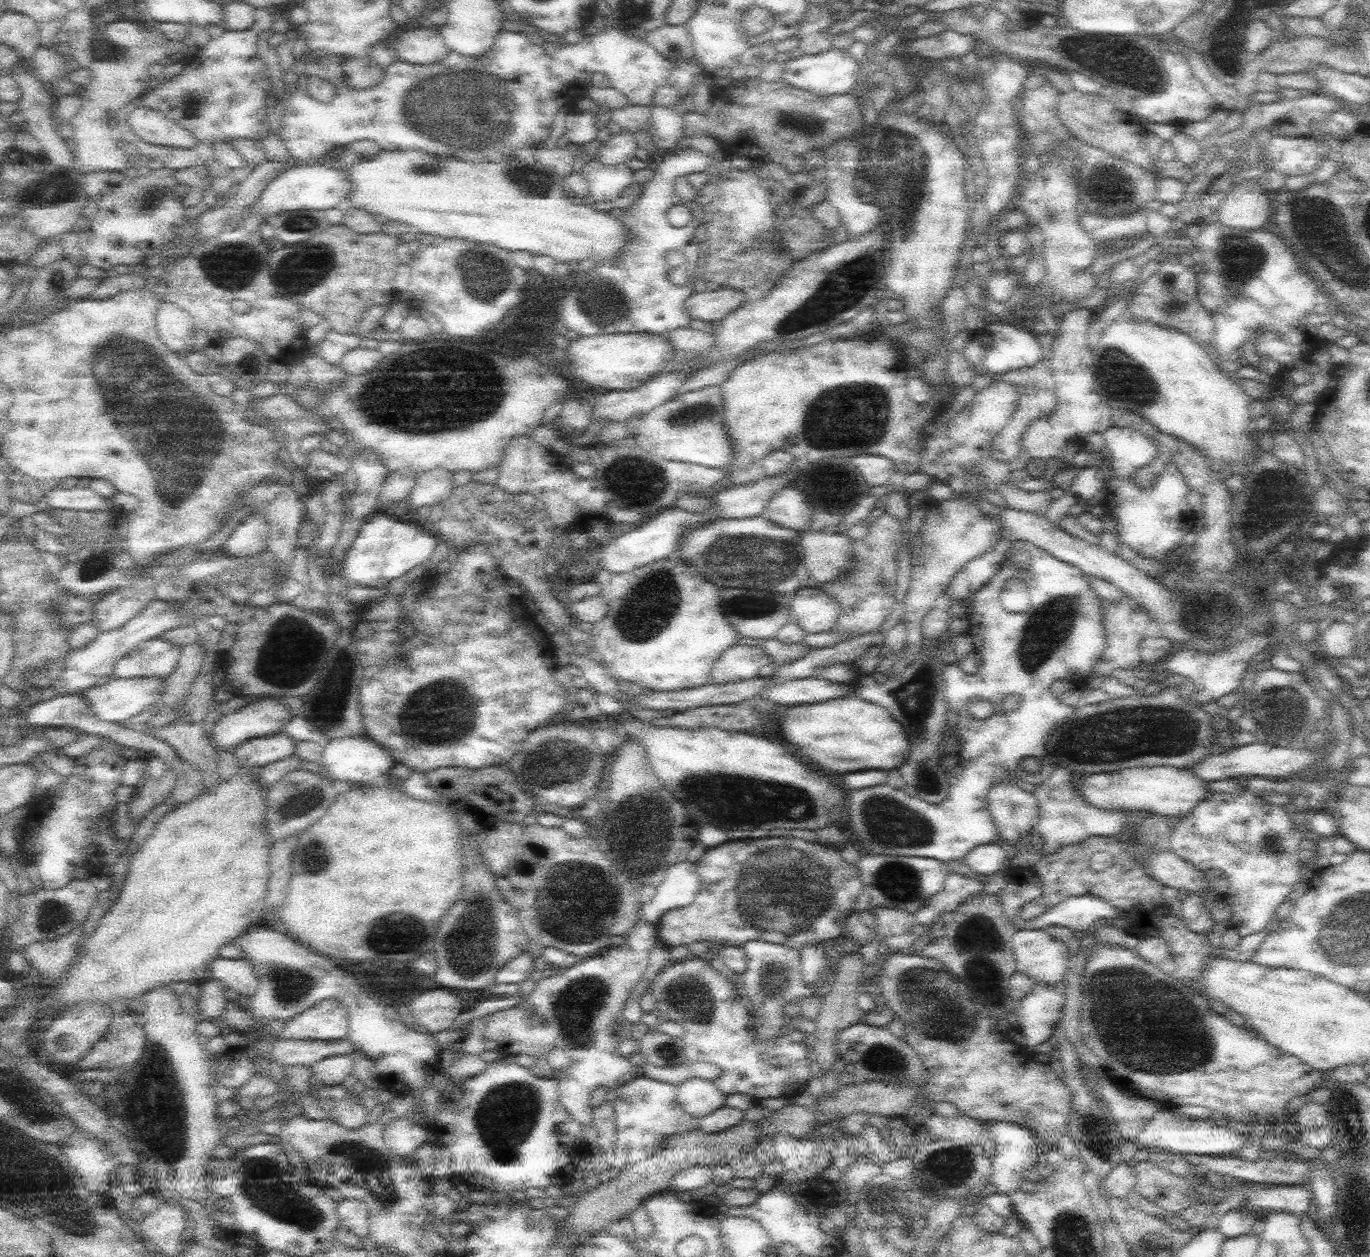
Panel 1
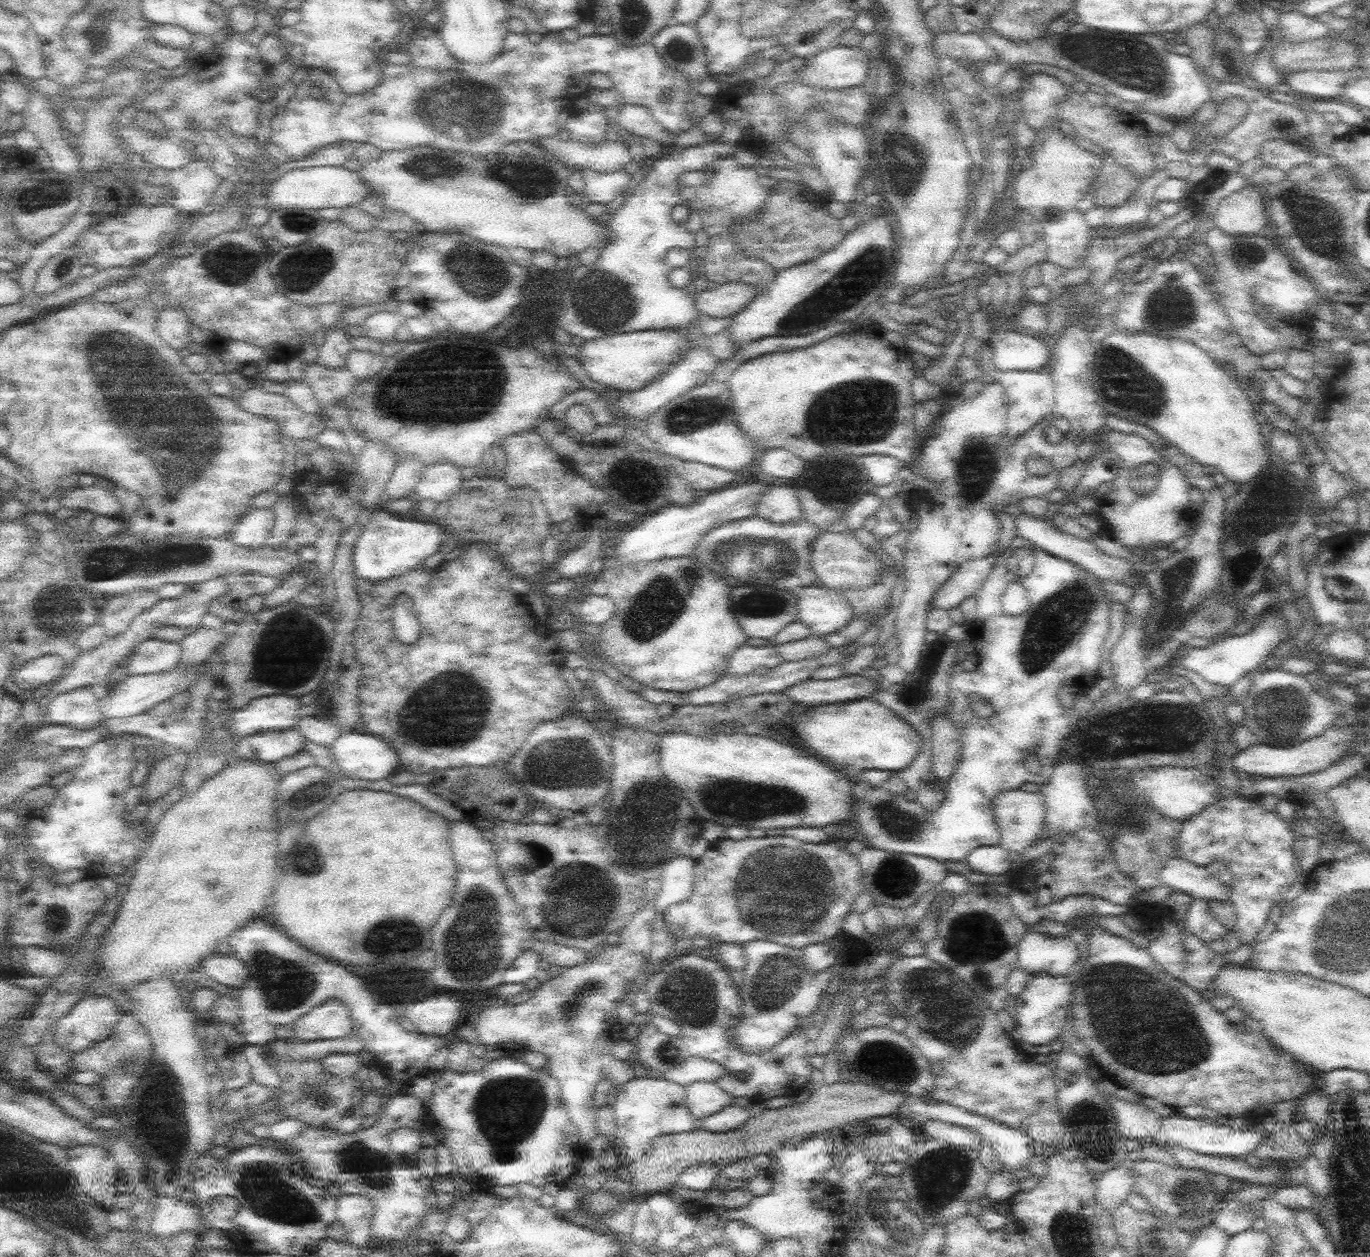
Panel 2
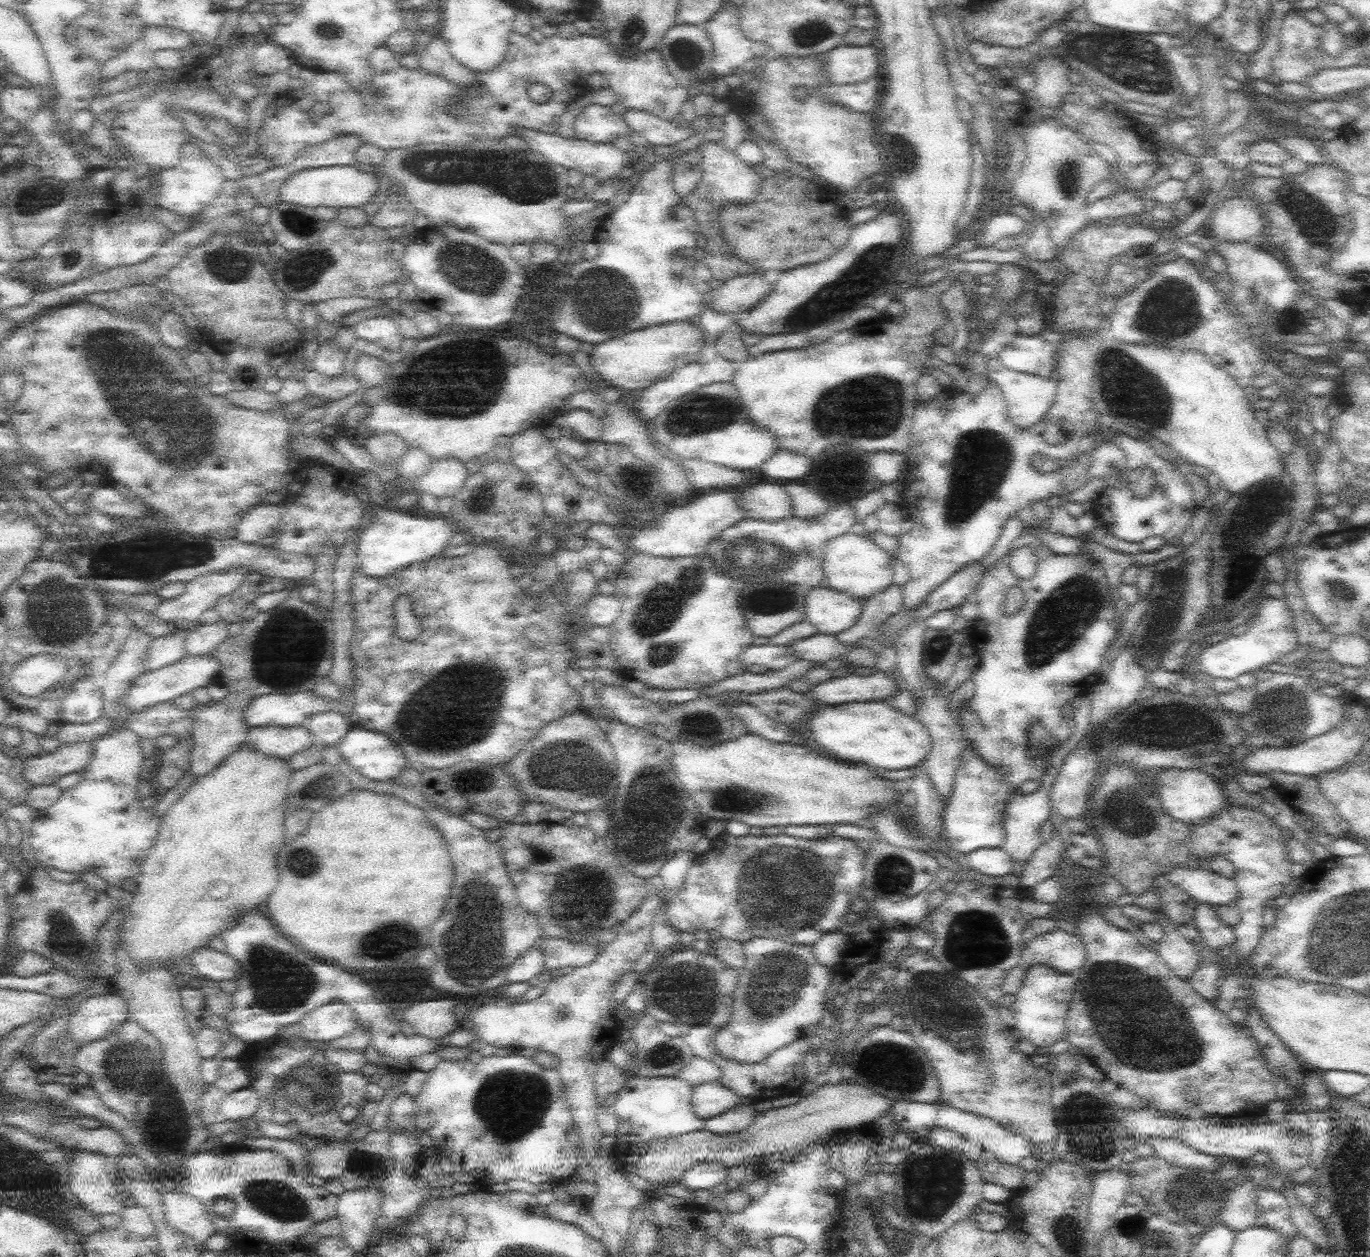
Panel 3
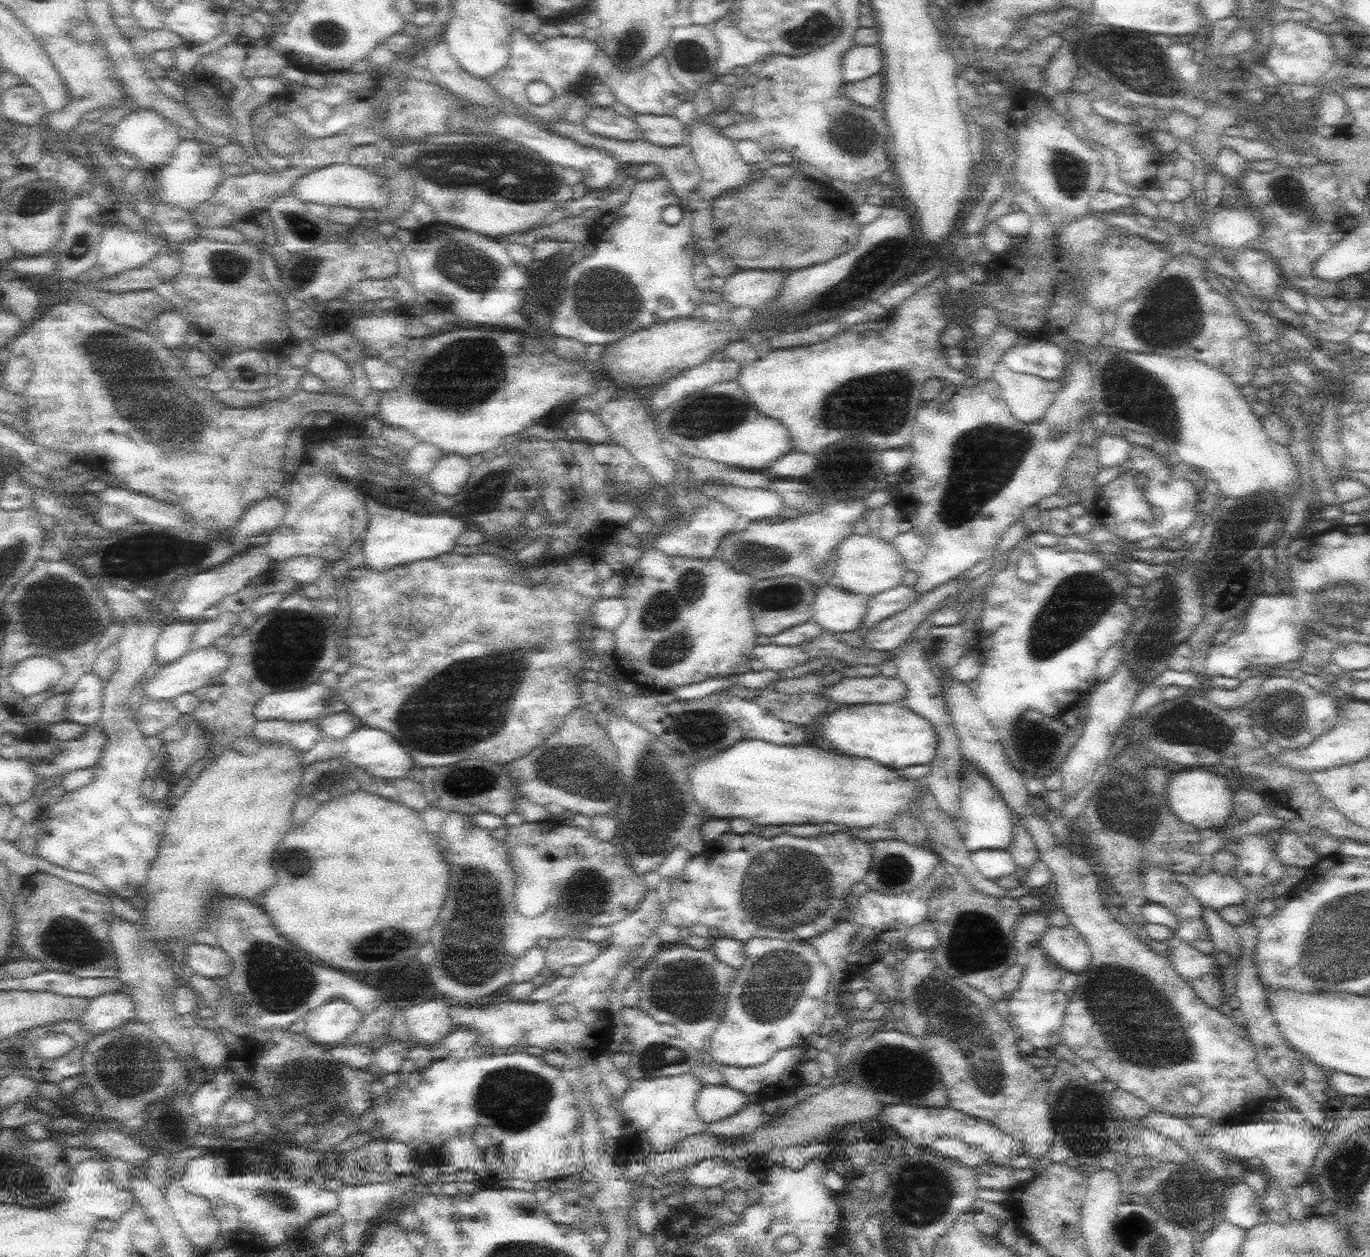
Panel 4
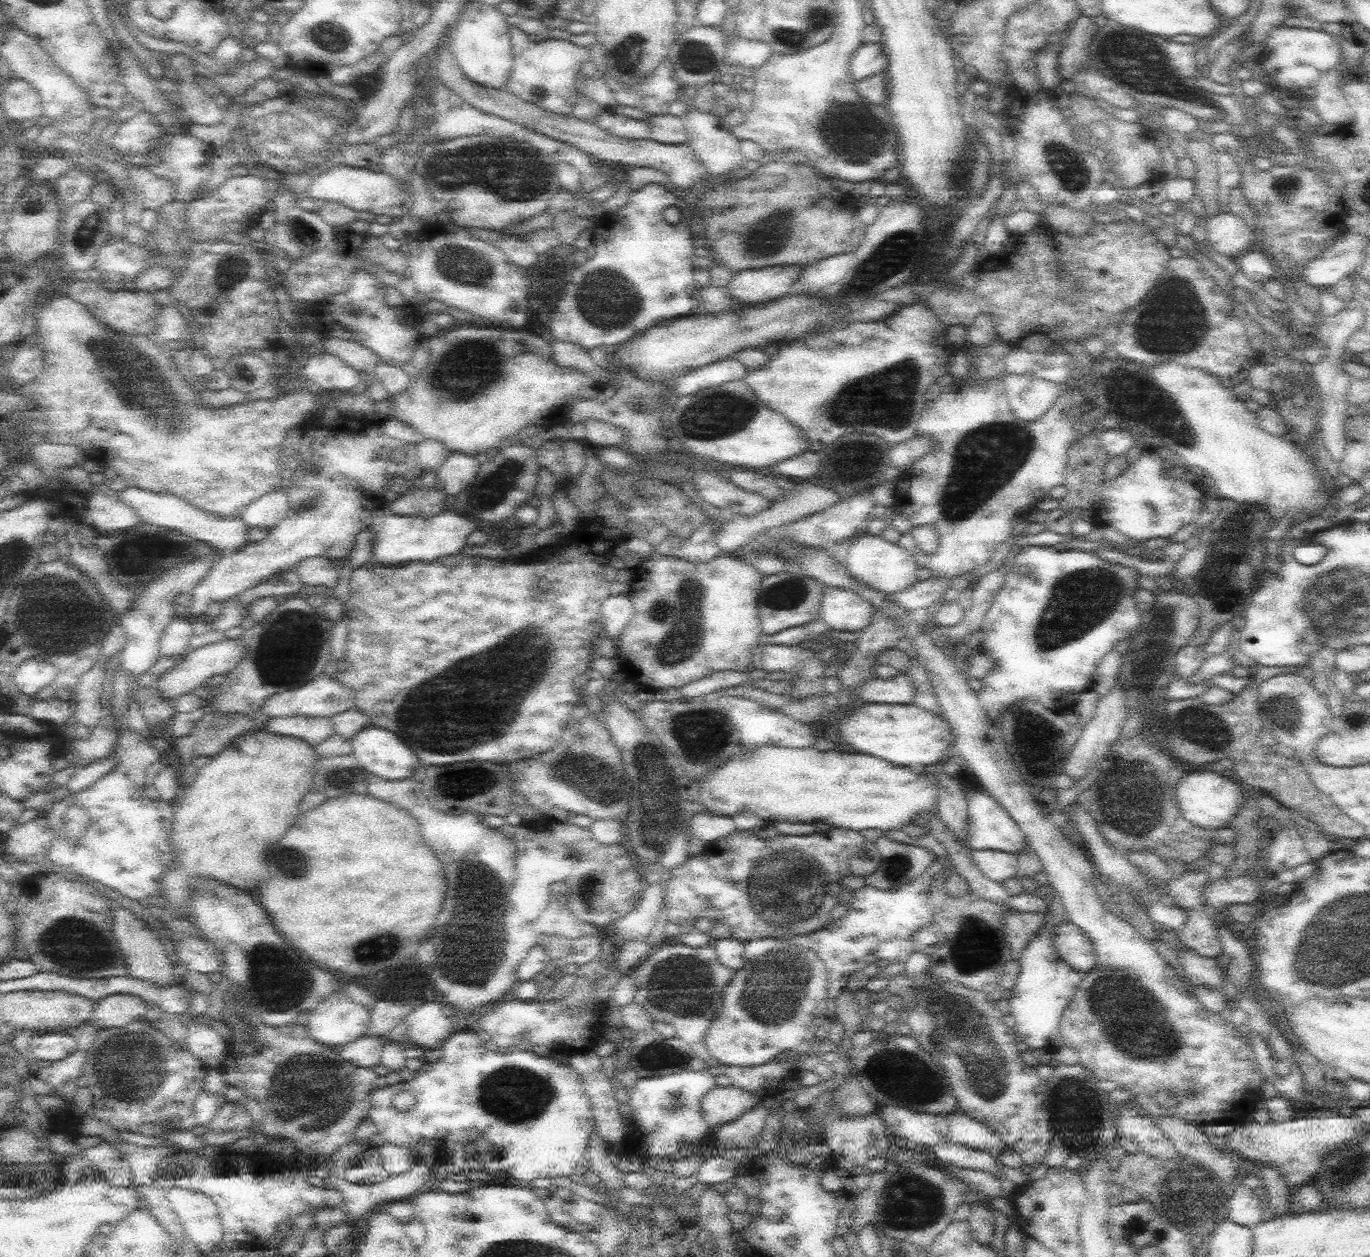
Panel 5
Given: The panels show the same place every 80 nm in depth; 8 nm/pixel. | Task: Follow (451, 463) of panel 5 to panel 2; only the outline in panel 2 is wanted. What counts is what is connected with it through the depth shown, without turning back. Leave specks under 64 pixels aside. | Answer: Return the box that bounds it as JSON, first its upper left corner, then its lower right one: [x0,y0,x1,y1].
[414,464,463,503]

